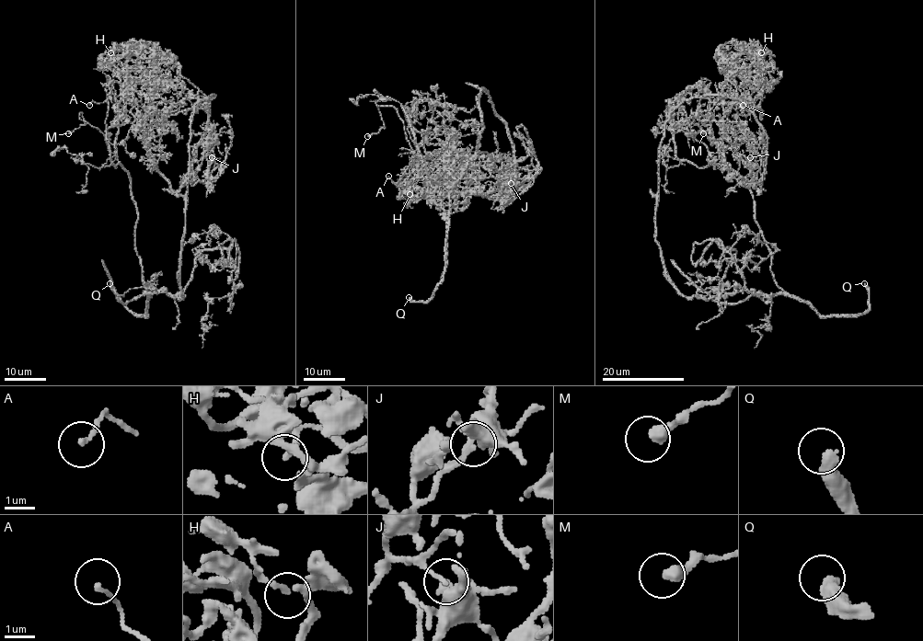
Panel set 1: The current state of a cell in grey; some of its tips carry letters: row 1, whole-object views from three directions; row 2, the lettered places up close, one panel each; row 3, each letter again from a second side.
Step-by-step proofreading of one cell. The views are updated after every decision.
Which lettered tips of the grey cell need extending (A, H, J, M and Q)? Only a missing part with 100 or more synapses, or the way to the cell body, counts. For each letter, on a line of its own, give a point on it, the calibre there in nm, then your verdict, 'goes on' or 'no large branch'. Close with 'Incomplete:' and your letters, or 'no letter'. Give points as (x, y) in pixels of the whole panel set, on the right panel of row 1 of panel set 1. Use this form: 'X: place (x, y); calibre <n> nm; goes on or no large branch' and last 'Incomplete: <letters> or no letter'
A: place (743, 105); calibre 120 nm; no large branch
H: place (761, 52); calibre 180 nm; no large branch
J: place (750, 157); calibre 150 nm; no large branch
M: place (703, 133); calibre 380 nm; no large branch
Q: place (864, 283); calibre 400 nm; goes on
Incomplete: Q

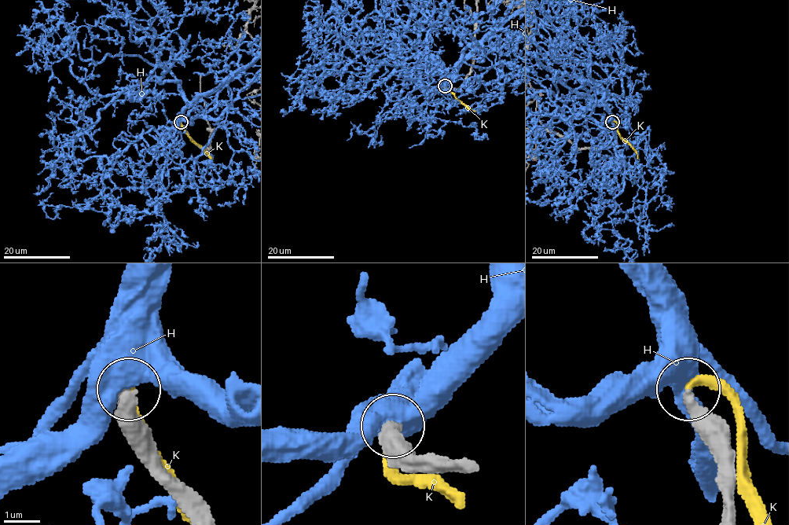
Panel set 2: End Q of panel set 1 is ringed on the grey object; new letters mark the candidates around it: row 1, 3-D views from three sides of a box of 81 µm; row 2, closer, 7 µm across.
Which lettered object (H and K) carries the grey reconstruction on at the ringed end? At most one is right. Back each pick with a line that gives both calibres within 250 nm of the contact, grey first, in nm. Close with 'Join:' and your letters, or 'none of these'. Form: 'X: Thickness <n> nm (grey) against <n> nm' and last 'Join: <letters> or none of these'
K: Thickness 440 nm (grey) against 280 nm
Join: K

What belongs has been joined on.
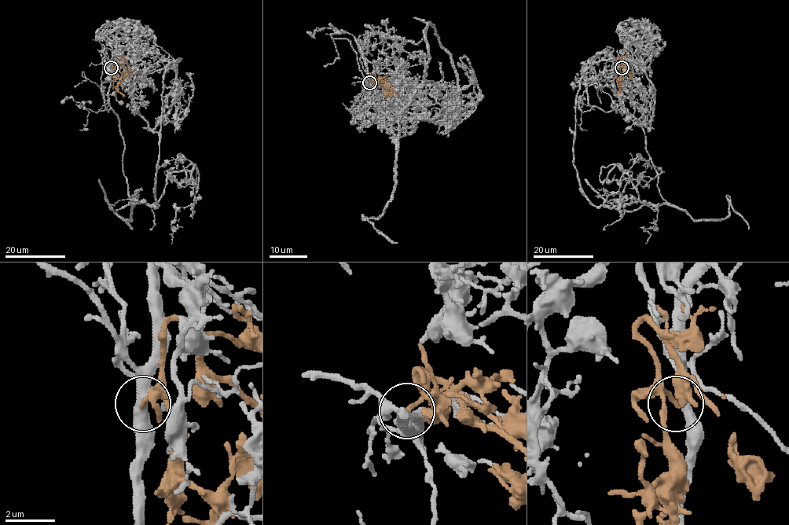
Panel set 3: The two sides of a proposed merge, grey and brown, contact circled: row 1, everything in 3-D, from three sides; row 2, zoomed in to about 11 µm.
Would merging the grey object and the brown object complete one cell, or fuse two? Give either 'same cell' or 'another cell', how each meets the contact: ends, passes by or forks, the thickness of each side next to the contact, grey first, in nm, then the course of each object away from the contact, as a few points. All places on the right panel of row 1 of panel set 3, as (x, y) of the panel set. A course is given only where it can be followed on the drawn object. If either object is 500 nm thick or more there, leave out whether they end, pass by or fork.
same cell | grey passes by | brown passes by | 400/120 nm | grey via (622, 67), (619, 101), (641, 126), (666, 201), (621, 204), (632, 174), (618, 164), (658, 211), (645, 244) | brown via (622, 67), (618, 57), (628, 71)

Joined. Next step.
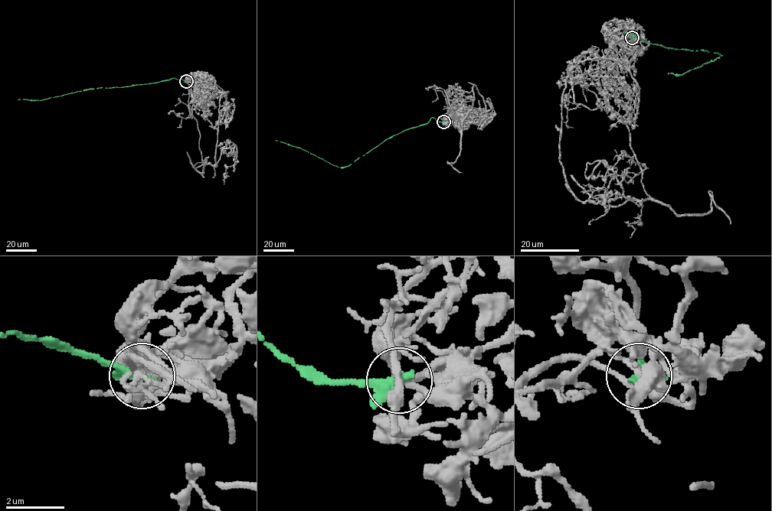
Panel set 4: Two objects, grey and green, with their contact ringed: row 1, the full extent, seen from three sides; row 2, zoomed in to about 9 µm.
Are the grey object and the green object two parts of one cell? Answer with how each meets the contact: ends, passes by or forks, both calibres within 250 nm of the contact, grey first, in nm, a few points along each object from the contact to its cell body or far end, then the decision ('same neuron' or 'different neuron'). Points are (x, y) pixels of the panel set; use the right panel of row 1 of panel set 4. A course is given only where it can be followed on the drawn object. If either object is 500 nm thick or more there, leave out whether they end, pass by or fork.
grey passes by; green ends there; 180 nm thick on the grey side, 420 nm on the other; grey runs (632, 37), (607, 54), (604, 99), (649, 196), (606, 200), (616, 170), (603, 161), (642, 206), (629, 238); green runs (632, 37), (624, 32), (632, 32), (647, 43), (665, 47), (706, 50), (721, 55), (683, 74), (668, 74); different neuron

